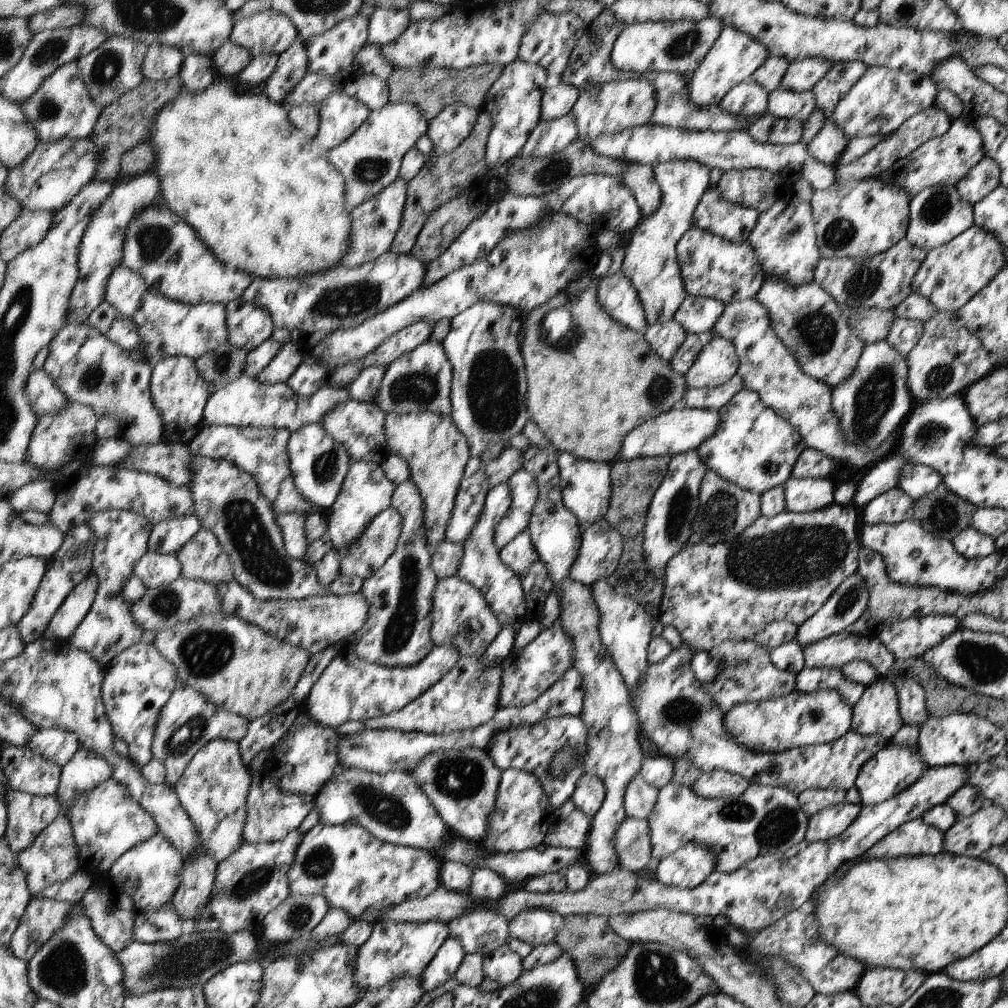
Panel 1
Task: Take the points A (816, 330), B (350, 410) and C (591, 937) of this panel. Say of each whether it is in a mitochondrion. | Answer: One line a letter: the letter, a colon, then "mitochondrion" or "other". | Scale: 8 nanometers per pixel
A: mitochondrion
B: other
C: mitochondrion

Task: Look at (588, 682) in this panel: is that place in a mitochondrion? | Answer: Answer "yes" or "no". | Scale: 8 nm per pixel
no

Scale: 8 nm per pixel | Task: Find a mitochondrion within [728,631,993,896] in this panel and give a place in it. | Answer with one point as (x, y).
(816, 716)

